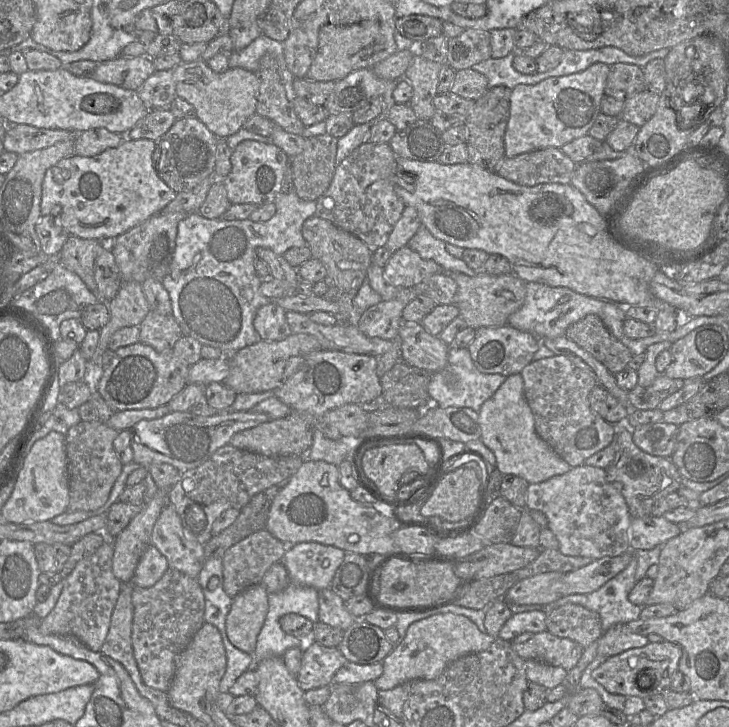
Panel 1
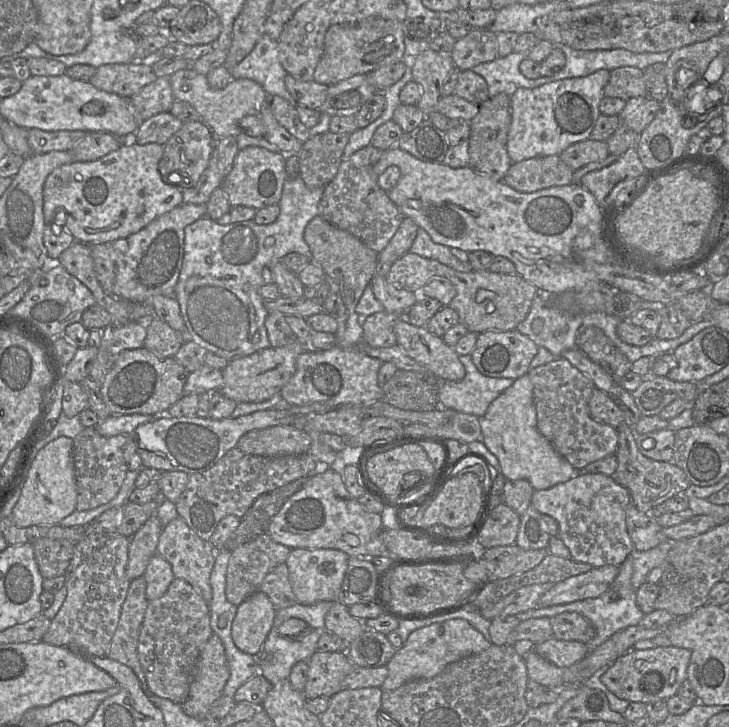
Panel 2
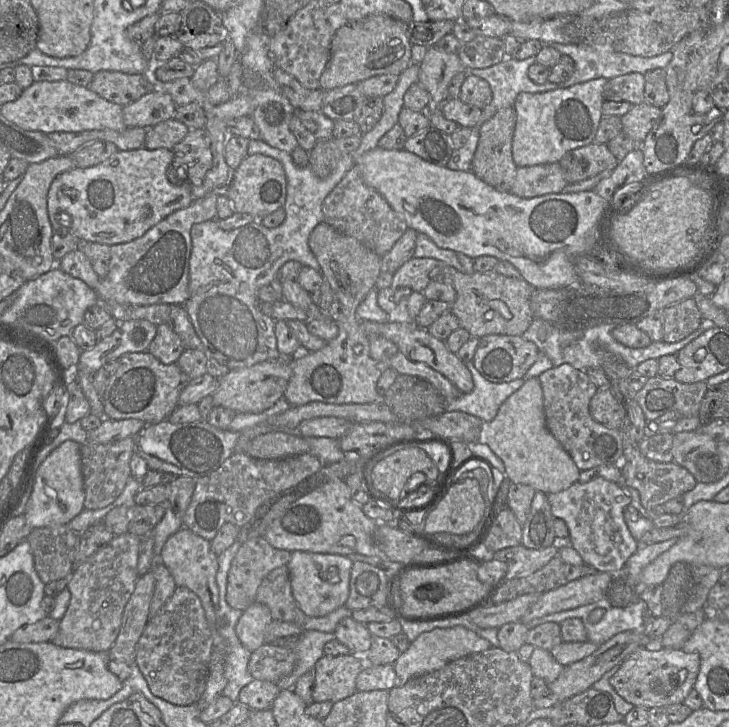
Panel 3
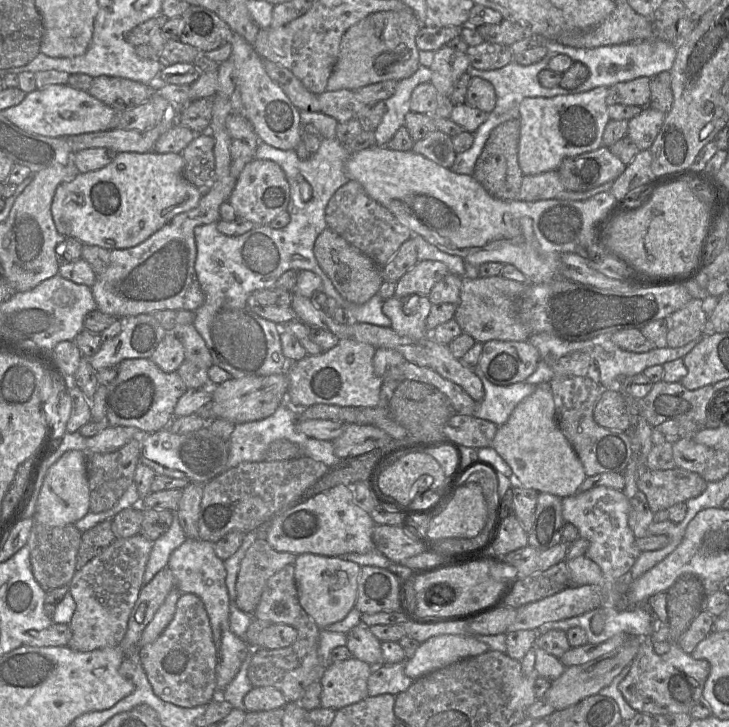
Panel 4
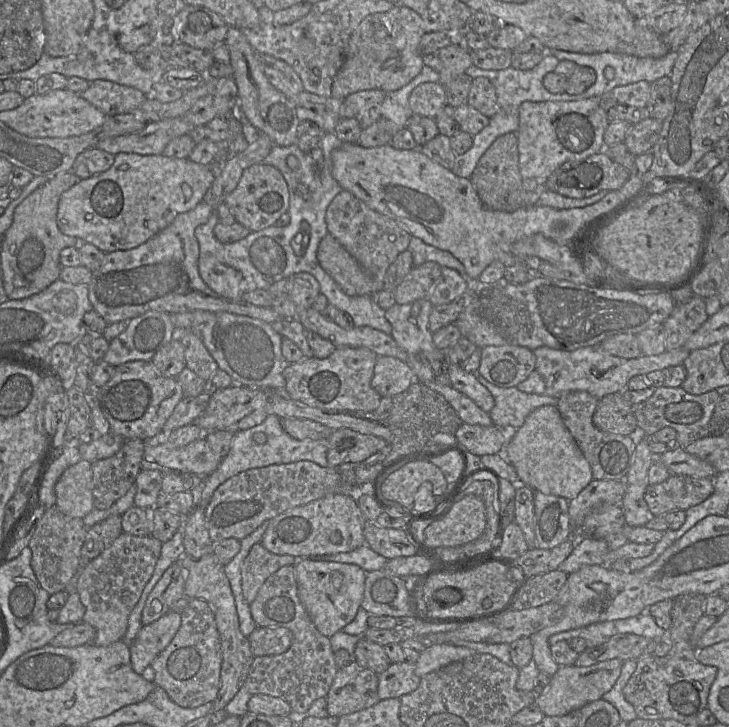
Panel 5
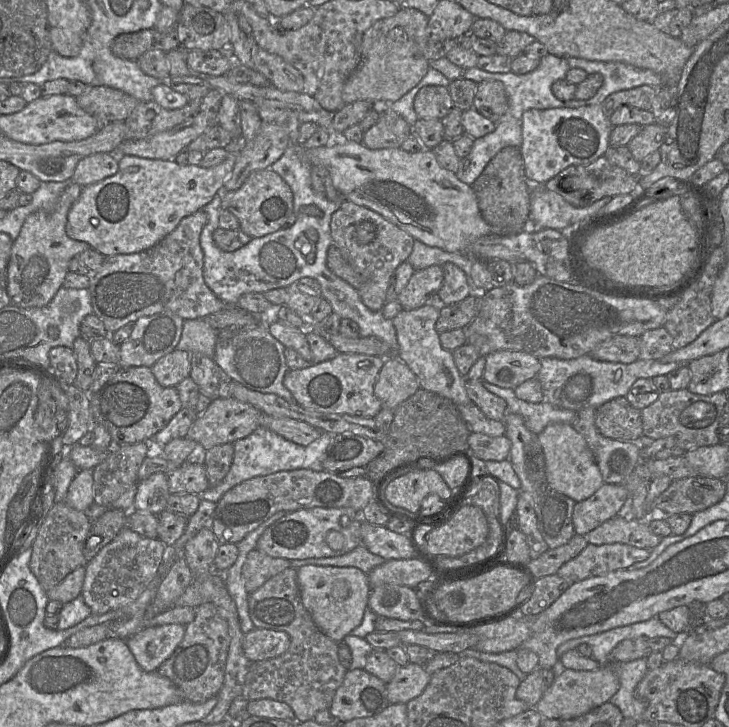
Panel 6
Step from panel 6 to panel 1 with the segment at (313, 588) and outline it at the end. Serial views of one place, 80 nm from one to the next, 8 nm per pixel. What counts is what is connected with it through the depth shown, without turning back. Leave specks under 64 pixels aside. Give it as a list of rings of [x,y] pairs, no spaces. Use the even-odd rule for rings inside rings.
[[[299,542],[287,545],[282,563],[287,569],[290,583],[313,587],[317,591],[330,588],[345,551],[318,542]]]

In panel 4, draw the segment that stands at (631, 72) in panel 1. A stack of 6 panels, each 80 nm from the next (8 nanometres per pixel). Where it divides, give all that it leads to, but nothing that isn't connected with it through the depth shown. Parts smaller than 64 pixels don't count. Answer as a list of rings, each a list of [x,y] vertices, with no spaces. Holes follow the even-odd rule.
[[[640,77],[611,86],[606,97],[607,106],[624,104],[650,107],[650,81],[649,77]]]

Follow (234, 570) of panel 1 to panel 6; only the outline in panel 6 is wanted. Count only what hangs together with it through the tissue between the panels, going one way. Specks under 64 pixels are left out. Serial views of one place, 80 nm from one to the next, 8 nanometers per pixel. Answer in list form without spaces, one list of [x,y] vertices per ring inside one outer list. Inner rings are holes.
[[[257,548],[250,551],[242,567],[242,577],[247,592],[251,594],[290,565],[291,560],[271,557]]]

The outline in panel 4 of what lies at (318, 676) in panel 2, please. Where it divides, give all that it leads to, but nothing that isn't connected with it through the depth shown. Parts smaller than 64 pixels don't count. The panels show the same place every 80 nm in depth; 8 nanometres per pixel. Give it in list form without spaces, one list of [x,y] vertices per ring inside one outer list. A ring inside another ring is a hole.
[[[353,656],[344,661],[331,662],[320,680],[322,687],[321,708],[339,710],[368,697],[367,681],[372,670],[372,666]]]

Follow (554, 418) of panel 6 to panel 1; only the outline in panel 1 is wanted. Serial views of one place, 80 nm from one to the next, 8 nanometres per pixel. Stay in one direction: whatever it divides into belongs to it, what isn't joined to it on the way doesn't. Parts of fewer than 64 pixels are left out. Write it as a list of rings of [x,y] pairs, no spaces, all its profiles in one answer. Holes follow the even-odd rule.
[[[450,346],[447,365],[432,373],[429,383],[431,405],[439,407],[468,407],[479,412],[483,403],[494,395],[507,376],[480,372],[474,365],[468,348]]]

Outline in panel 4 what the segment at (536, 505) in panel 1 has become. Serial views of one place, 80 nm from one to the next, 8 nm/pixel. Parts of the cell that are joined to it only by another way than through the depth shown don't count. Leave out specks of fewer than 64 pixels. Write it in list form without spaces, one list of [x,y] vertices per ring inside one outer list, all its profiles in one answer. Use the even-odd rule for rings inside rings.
[[[596,486],[562,498],[562,516],[574,525],[581,538],[589,542],[586,556],[594,561],[609,579],[625,579],[641,551],[628,525],[629,500],[623,491]]]

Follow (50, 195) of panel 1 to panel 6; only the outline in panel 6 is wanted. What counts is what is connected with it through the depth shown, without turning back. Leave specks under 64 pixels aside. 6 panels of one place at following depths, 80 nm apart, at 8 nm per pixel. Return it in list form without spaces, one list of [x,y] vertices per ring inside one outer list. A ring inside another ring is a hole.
[[[242,137],[232,138],[230,144],[226,147],[226,150],[228,151],[227,158],[219,165],[211,168],[204,168],[200,165],[180,165],[174,160],[148,159],[133,155],[123,155],[122,157],[117,157],[118,171],[116,174],[100,182],[82,188],[79,198],[73,203],[68,212],[67,223],[65,226],[66,234],[71,239],[75,239],[89,244],[91,248],[101,253],[104,257],[119,254],[132,254],[147,250],[156,245],[169,233],[171,233],[184,217],[187,217],[195,213],[196,211],[202,209],[214,198],[217,193],[222,193],[224,182],[231,175],[236,162],[237,154],[244,147],[244,145],[245,141]]]

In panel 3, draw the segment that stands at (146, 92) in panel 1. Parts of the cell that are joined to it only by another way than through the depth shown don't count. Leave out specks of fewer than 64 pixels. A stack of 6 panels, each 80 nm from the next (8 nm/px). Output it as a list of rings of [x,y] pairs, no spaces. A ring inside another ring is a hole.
[[[152,90],[123,107],[123,120],[127,128],[151,128],[165,120],[175,119],[176,107],[170,94]]]

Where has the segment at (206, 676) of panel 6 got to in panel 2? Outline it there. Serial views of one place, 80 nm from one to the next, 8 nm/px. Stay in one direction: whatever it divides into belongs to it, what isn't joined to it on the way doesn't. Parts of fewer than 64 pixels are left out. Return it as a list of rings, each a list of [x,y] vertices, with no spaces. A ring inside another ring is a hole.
[[[174,578],[163,596],[148,601],[138,637],[138,659],[149,690],[182,704],[189,695],[201,649],[212,634],[208,603],[187,581]]]

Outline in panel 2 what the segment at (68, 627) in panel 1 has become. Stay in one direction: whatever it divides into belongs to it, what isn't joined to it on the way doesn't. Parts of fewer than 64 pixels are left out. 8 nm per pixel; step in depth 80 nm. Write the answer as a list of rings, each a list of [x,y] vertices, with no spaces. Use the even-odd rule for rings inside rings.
[[[111,535],[103,547],[94,551],[69,574],[65,584],[66,599],[51,620],[43,642],[68,647],[80,655],[105,657],[131,582],[126,576],[129,543],[128,537]]]

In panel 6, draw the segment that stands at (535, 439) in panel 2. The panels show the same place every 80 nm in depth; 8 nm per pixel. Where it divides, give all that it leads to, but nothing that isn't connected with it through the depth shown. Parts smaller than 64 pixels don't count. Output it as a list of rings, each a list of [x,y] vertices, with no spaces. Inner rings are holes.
[[[552,423],[538,434],[546,461],[546,476],[552,488],[575,502],[586,500],[603,484],[595,457],[585,439],[570,424]]]

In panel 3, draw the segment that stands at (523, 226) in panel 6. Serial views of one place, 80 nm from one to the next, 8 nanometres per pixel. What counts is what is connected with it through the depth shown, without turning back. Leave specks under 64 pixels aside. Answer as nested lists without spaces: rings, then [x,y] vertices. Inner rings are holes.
[[[513,107],[500,109],[490,119],[478,126],[479,141],[474,153],[471,171],[483,182],[500,192],[511,192],[517,174],[517,165],[512,156],[512,142],[516,126]]]

